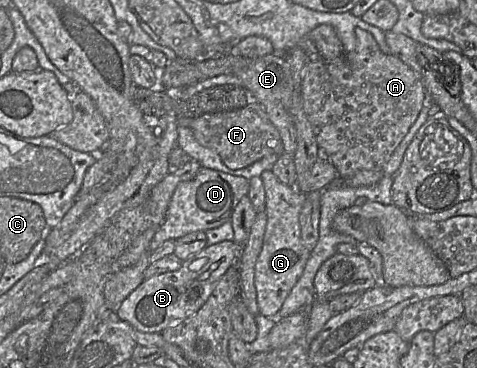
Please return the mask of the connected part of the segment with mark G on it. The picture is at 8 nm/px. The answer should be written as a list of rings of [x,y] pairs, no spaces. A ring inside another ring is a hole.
[[[264,171],[260,178],[266,195],[267,224],[262,249],[255,264],[254,283],[259,314],[269,318],[279,313],[301,277],[311,252],[302,243],[299,223],[306,194],[281,183],[271,171]]]

